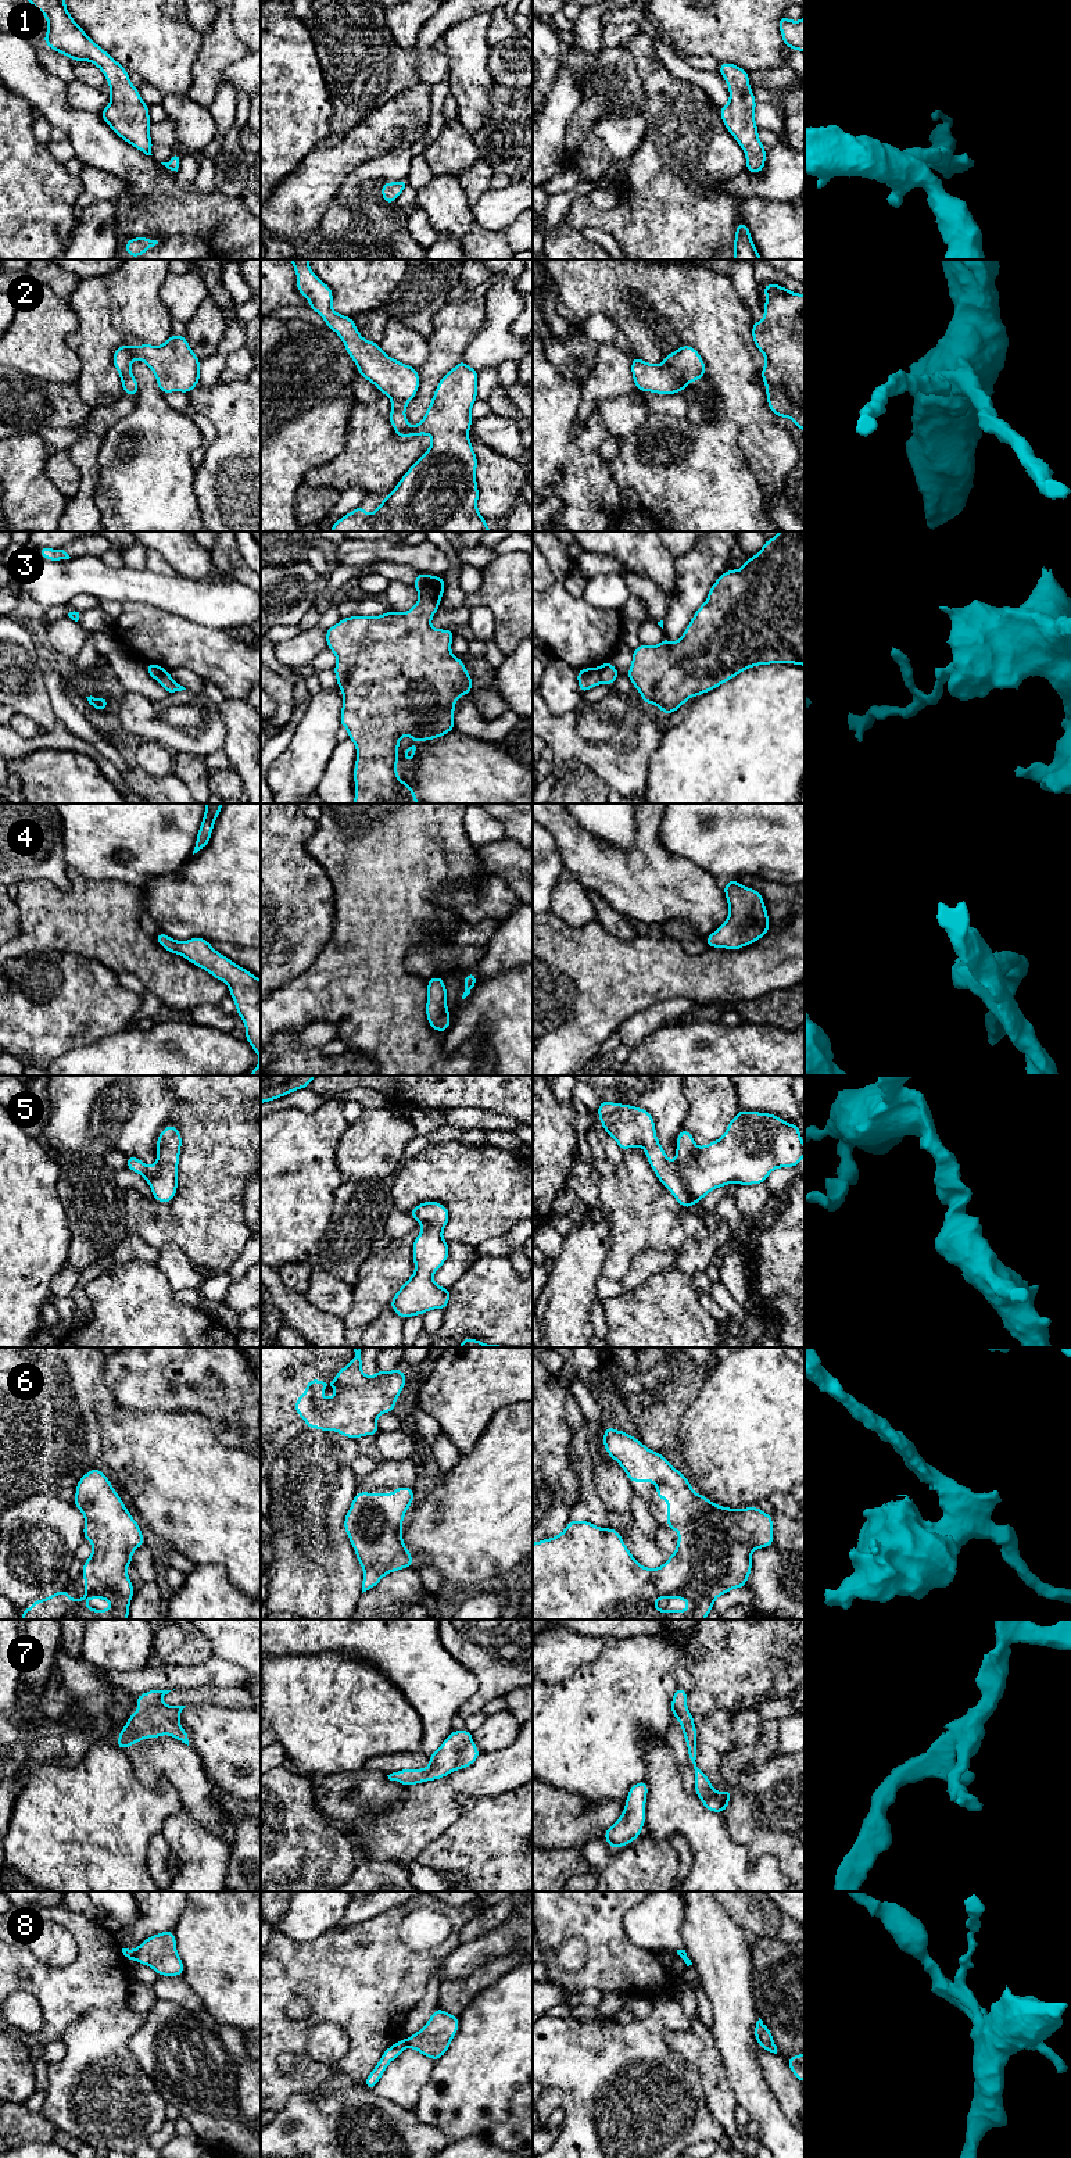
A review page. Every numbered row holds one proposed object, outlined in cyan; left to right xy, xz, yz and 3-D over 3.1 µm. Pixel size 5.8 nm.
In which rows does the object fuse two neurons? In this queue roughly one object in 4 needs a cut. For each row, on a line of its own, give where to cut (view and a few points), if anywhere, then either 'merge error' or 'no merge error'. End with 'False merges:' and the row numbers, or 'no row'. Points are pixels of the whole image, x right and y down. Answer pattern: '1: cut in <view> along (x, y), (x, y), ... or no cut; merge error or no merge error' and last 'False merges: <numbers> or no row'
1: no cut; no merge error
2: no cut; no merge error
3: cut in xz along (419, 594), (439, 600); merge error
4: no cut; no merge error
5: no cut; no merge error
6: no cut; no merge error
7: no cut; no merge error
8: cut in xy along (136, 1950), (132, 1958); merge error
False merges: 3, 8

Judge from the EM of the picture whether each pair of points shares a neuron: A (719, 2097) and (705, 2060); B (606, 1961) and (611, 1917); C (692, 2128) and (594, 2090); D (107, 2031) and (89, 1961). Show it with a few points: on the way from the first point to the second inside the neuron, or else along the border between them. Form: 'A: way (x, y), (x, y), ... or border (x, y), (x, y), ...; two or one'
A: way (713, 2087), (709, 2069); one
B: way (606, 1950), (605, 1928); one
C: way (667, 2112), (634, 2104), (623, 2093), (619, 2093); one
D: border (125, 2006), (117, 2010), (89, 2008), (72, 2024); two

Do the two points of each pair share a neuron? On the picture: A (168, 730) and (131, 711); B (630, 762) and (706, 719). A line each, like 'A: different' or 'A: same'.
A: same
B: different

